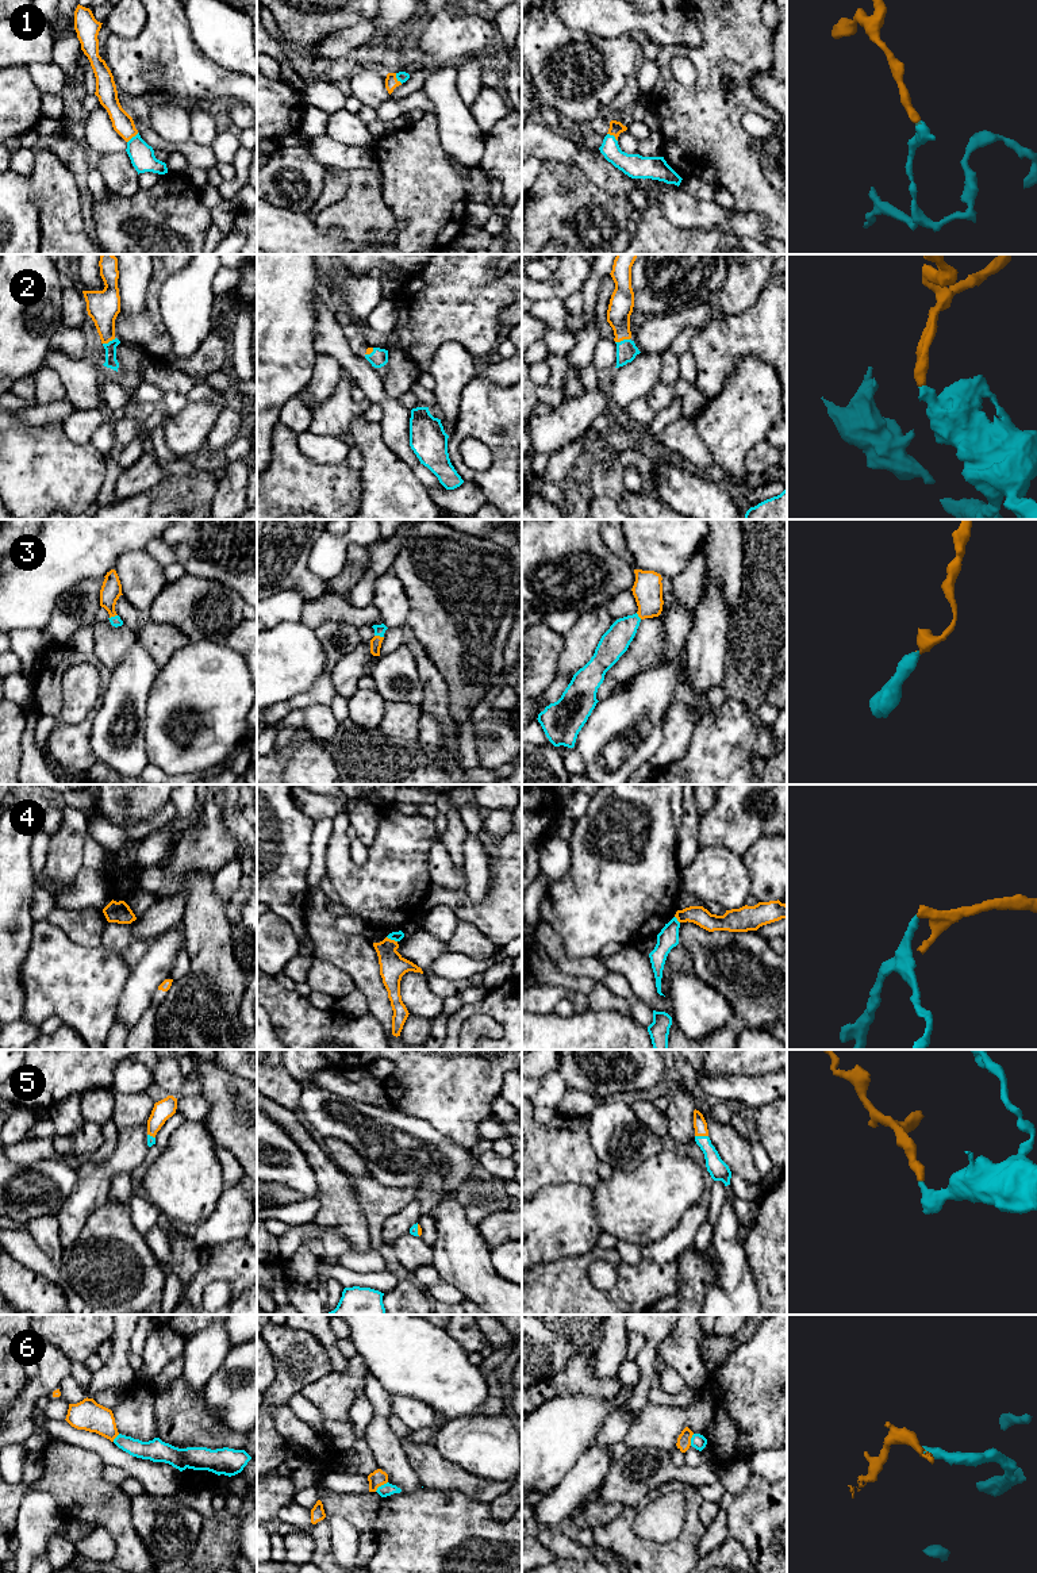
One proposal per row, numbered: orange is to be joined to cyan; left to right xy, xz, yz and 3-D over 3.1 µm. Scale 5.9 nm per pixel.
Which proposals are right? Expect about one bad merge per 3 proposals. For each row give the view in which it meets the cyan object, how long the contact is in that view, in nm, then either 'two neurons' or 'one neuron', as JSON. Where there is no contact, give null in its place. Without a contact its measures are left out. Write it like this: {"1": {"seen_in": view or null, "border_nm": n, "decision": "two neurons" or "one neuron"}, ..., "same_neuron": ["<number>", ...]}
{"1": {"seen_in": "xz", "border_nm": 80, "decision": "one neuron"}, "2": {"seen_in": "yz", "border_nm": 90, "decision": "one neuron"}, "3": {"seen_in": "xz", "border_nm": 60, "decision": "one neuron"}, "4": {"seen_in": "xz", "border_nm": 70, "decision": "two neurons"}, "5": {"seen_in": "yz", "border_nm": 80, "decision": "one neuron"}, "6": {"seen_in": "xz", "border_nm": 100, "decision": "two neurons"}, "same_neuron": ["1", "2", "3", "5"]}

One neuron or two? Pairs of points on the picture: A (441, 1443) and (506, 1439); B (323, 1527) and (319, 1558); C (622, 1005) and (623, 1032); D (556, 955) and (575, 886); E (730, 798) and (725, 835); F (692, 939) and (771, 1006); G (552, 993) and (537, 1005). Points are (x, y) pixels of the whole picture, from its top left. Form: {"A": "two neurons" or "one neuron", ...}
{"A": "one neuron", "B": "one neuron", "C": "two neurons", "D": "two neurons", "E": "one neuron", "F": "one neuron", "G": "one neuron"}

